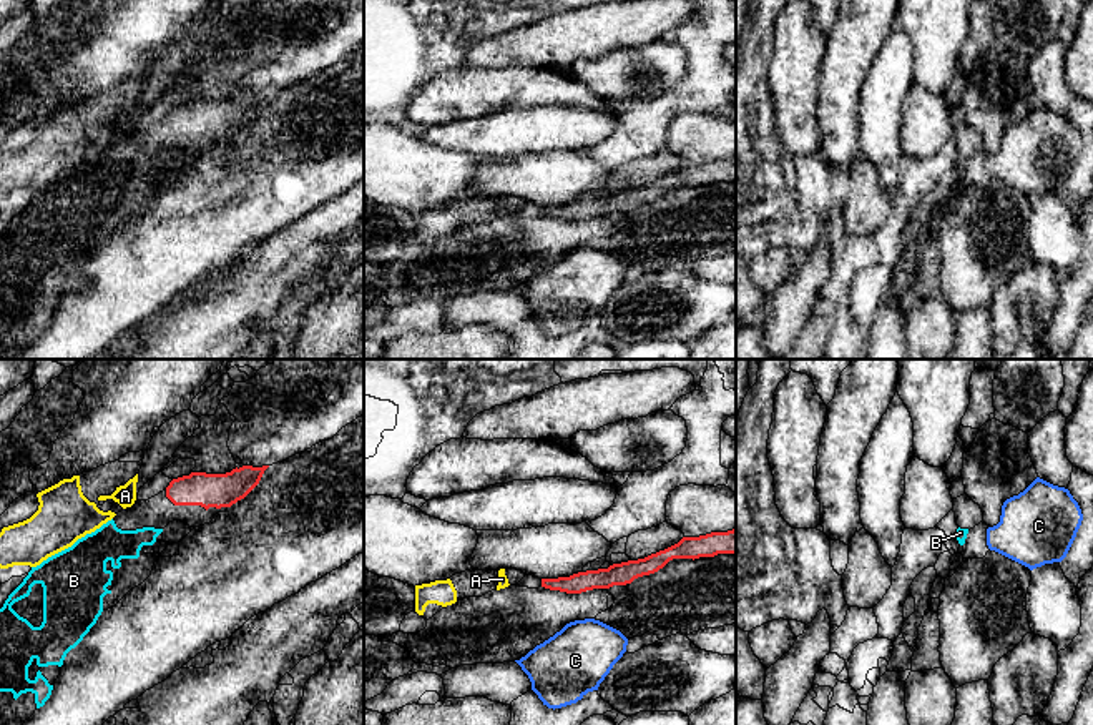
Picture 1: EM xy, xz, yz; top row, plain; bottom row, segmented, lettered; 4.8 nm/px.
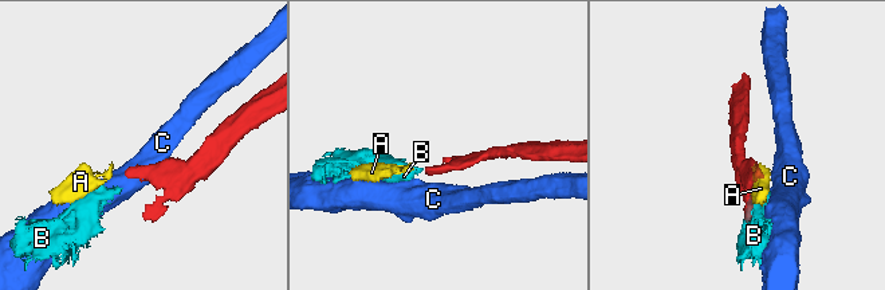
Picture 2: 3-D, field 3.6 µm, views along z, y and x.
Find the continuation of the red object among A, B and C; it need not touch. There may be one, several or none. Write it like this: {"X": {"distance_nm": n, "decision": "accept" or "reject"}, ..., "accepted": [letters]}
{"A": {"distance_nm": 150, "decision": "reject"}, "B": {"distance_nm": 140, "decision": "accept"}, "C": {"distance_nm": 130, "decision": "reject"}, "accepted": ["B"]}

